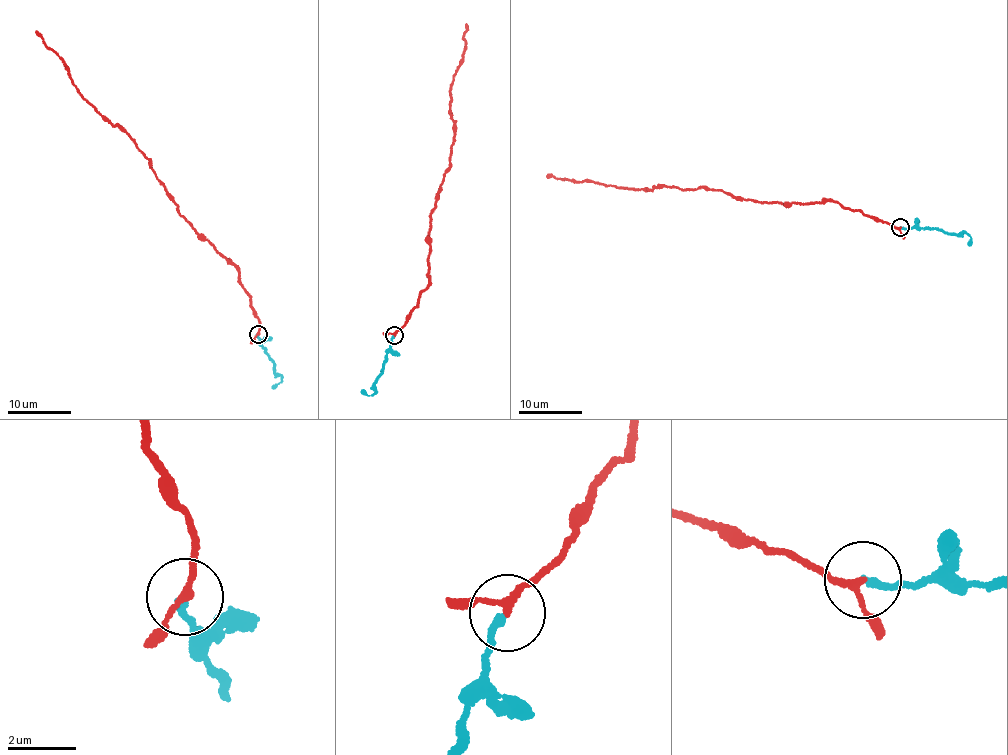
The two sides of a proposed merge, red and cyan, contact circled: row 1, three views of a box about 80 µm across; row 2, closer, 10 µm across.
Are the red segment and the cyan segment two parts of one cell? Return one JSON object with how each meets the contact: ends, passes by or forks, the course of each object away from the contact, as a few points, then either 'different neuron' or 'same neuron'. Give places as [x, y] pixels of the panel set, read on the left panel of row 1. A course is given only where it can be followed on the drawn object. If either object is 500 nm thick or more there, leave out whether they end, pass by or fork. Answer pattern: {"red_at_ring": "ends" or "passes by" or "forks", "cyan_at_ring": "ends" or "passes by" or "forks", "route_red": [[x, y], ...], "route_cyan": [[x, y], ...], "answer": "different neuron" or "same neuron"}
{"red_at_ring": "passes by", "cyan_at_ring": "ends", "route_red": [[258, 334], [259, 322], [236, 268], [179, 214], [149, 159], [85, 99], [62, 61], [35, 32]], "route_cyan": [[258, 334], [273, 363], [273, 368], [282, 376], [271, 388]], "answer": "same neuron"}

